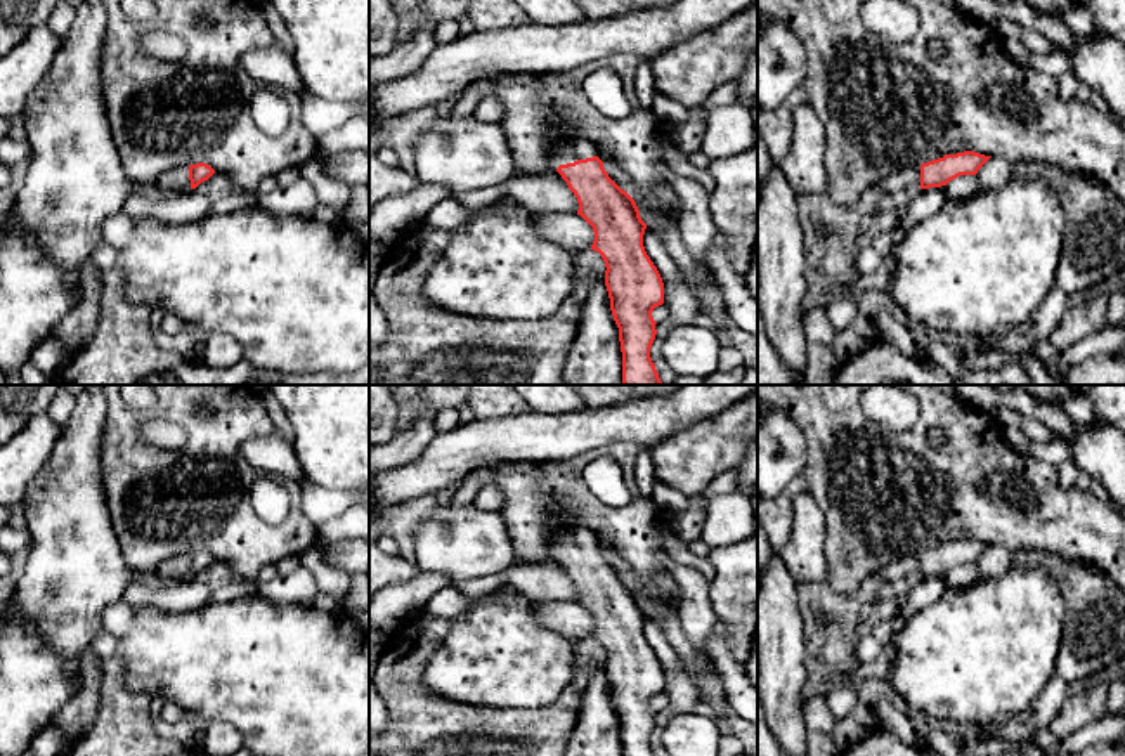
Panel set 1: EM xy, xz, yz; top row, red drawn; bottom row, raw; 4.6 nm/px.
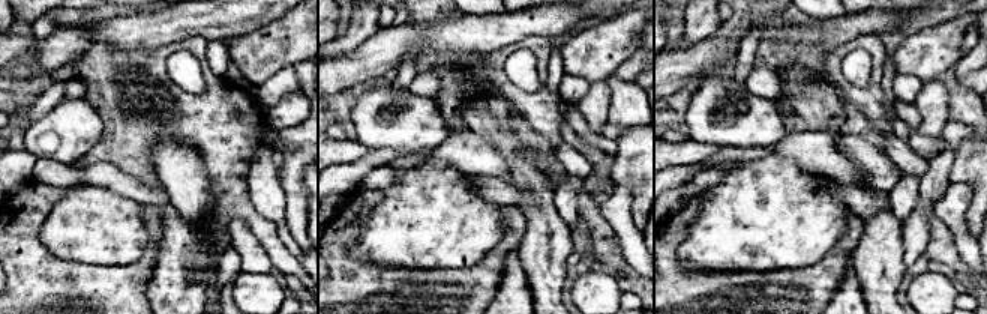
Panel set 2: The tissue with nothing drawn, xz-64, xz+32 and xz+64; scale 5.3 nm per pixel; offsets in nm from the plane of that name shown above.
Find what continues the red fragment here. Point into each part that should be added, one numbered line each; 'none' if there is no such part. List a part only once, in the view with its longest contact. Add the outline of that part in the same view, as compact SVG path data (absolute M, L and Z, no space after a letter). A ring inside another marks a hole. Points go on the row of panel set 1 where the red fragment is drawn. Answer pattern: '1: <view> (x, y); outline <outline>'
1: xz (574, 148); outline M574 132L570 137L555 142L549 149L549 166L556 170L560 165L574 163L598 156L598 147L586 139L581 132Z

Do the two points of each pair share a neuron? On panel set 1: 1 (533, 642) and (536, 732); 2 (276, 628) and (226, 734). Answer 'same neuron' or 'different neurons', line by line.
1: different neurons
2: different neurons

